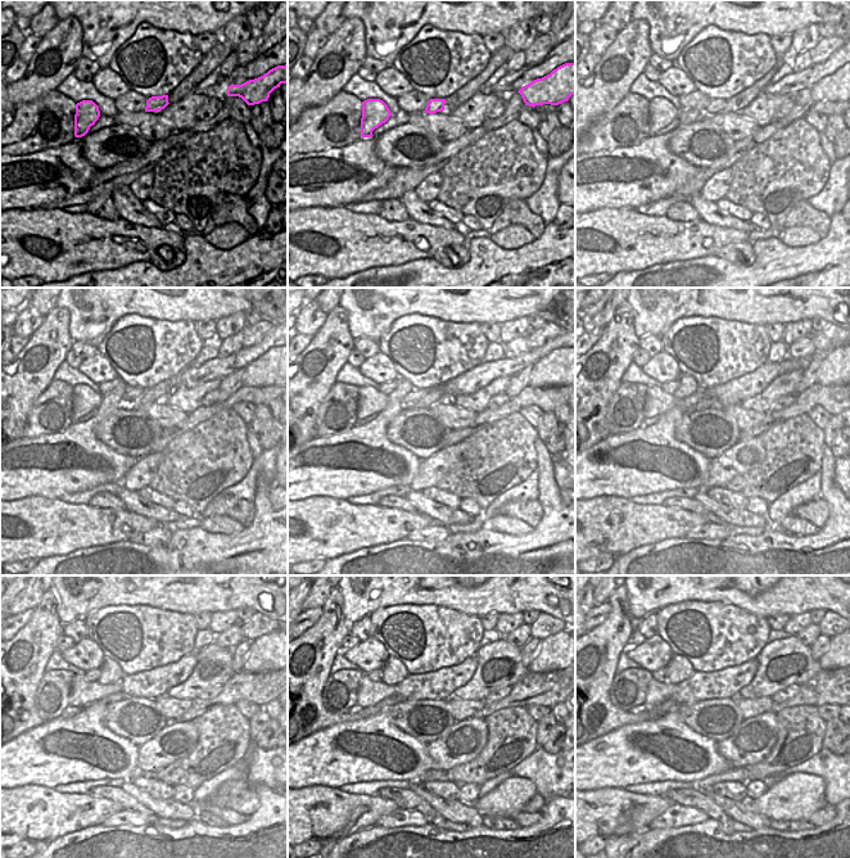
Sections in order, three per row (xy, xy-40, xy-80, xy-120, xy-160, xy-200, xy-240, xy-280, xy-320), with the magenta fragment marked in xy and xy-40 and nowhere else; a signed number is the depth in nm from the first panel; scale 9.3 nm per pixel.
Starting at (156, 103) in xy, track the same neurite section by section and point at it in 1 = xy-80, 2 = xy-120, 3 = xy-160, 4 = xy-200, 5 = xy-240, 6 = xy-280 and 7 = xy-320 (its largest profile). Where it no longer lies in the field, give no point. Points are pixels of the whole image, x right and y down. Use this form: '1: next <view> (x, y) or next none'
1: next xy-80 (715, 105)
2: next xy-120 (131, 393)
3: next xy-160 (416, 393)
4: next xy-200 (658, 402)
5: next xy-240 (84, 692)
6: next xy-280 (370, 692)
7: next xy-320 (658, 692)

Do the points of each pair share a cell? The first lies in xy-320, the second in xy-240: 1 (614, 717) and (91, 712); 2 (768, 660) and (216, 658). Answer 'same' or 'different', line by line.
1: different
2: same

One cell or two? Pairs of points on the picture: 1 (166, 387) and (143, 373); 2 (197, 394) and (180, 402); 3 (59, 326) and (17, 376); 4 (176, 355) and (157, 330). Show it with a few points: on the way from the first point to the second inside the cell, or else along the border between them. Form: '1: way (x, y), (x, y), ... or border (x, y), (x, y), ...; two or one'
1: border (179, 371), (144, 389); two
2: way (193, 397), (184, 400); one
3: way (58, 343), (58, 350), (46, 366), (34, 374); one
4: way (170, 348), (158, 337); one

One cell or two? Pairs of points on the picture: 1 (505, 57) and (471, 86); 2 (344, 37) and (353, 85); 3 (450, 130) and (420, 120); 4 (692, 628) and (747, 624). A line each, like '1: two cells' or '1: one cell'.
1: one cell
2: two cells
3: one cell
4: one cell

